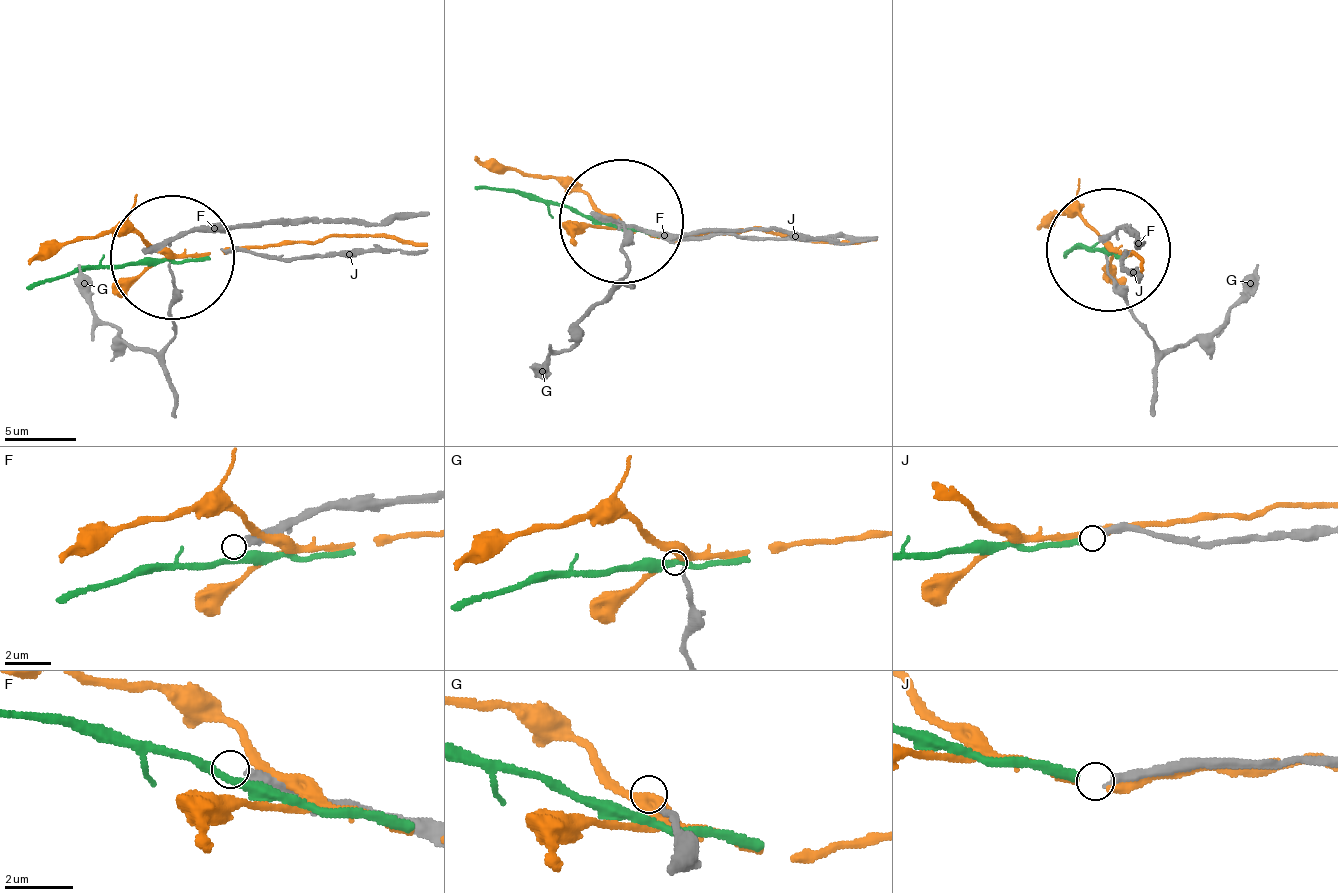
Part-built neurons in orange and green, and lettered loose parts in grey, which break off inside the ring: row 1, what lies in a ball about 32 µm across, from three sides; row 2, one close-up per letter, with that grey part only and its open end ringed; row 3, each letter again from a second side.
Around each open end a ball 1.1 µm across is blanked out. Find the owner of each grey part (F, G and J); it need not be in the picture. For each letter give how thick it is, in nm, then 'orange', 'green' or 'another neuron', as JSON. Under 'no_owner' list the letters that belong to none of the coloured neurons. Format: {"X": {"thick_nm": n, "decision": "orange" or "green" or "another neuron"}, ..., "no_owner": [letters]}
{"F": {"thick_nm": 400, "decision": "another neuron"}, "G": {"thick_nm": 160, "decision": "another neuron"}, "J": {"thick_nm": 200, "decision": "green"}, "no_owner": ["F", "G"]}

